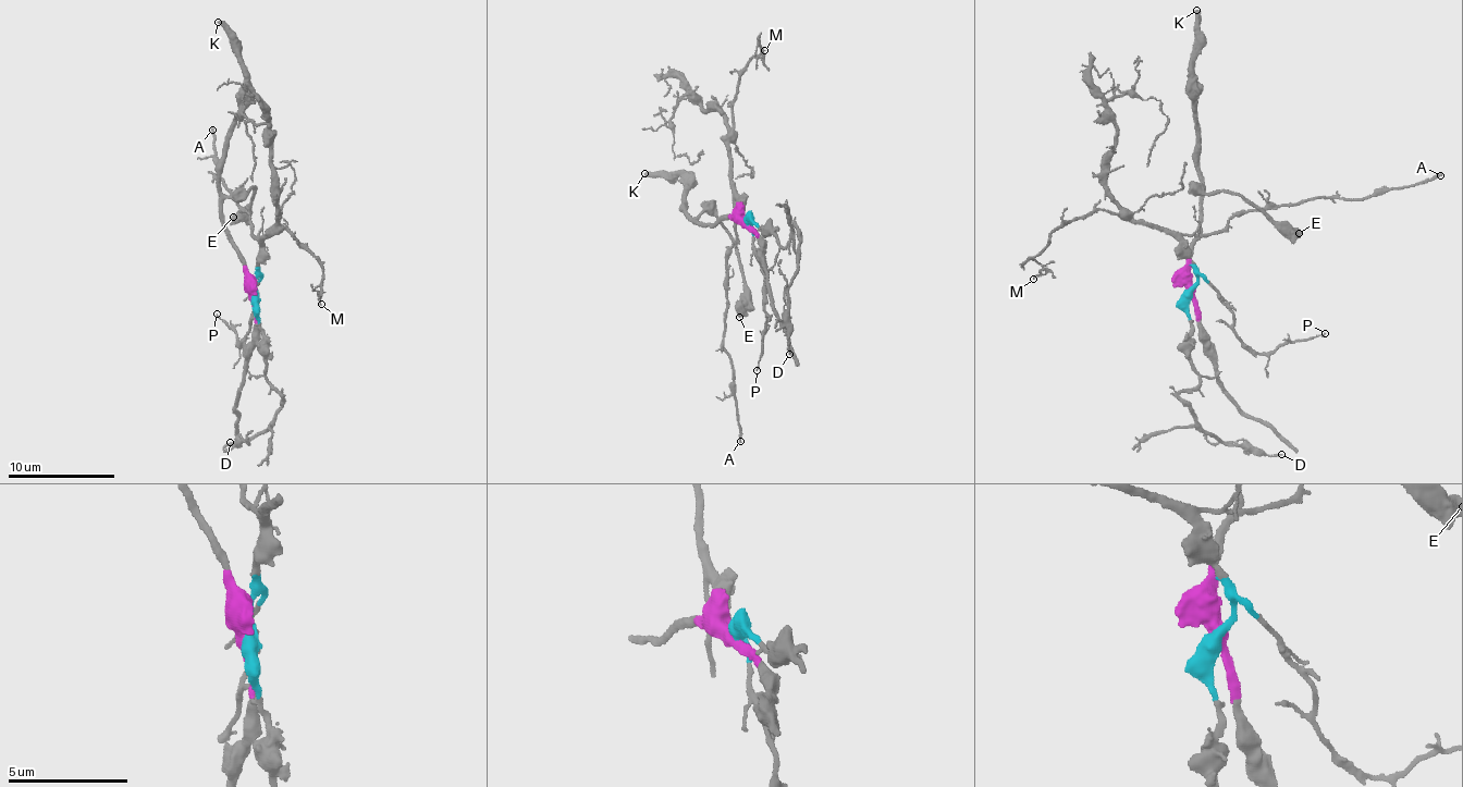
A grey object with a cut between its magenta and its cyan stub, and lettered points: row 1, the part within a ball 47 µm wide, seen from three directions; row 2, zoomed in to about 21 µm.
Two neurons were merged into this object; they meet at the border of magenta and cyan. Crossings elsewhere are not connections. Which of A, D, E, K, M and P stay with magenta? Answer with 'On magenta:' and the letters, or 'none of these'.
On magenta: E, K

